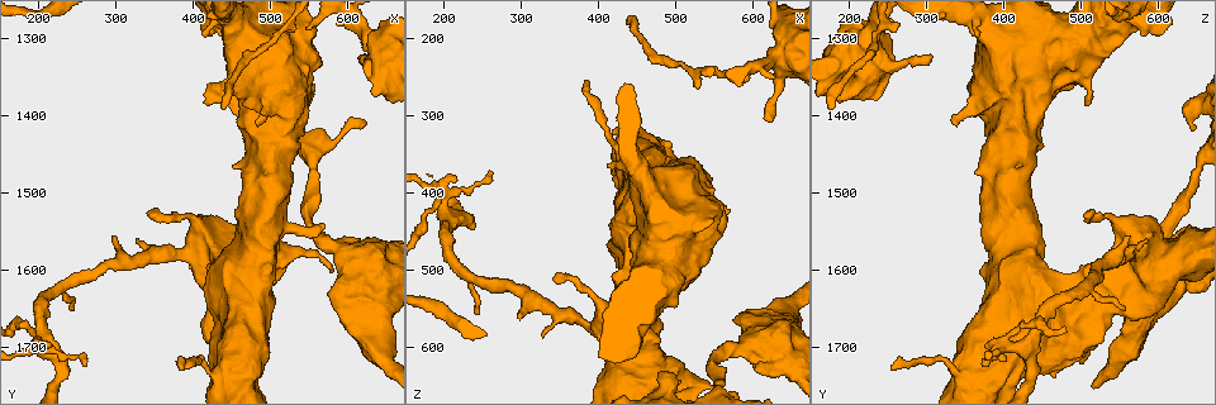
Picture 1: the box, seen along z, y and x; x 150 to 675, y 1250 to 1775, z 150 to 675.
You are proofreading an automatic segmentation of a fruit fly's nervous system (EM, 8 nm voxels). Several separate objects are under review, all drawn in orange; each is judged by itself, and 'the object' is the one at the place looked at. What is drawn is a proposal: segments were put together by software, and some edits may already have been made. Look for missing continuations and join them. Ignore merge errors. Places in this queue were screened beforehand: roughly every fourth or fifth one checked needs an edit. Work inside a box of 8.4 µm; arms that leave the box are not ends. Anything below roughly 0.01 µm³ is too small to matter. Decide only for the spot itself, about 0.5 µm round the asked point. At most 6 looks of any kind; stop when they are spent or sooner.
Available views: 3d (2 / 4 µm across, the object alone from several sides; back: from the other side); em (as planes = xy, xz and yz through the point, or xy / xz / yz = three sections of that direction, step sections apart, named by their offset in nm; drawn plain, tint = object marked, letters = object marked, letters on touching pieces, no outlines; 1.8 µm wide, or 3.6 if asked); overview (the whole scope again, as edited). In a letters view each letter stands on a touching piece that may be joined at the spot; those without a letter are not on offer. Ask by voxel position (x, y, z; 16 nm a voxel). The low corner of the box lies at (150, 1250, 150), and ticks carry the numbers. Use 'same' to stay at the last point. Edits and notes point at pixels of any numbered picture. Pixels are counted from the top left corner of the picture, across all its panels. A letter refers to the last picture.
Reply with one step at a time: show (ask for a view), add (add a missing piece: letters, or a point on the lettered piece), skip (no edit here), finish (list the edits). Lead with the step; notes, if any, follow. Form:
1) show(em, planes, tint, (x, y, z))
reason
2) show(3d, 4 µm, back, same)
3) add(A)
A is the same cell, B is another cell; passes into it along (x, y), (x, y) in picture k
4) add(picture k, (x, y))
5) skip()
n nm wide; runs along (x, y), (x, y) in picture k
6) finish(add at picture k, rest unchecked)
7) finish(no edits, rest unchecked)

show(3d, 2 µm, back, (550, 1290, 240))

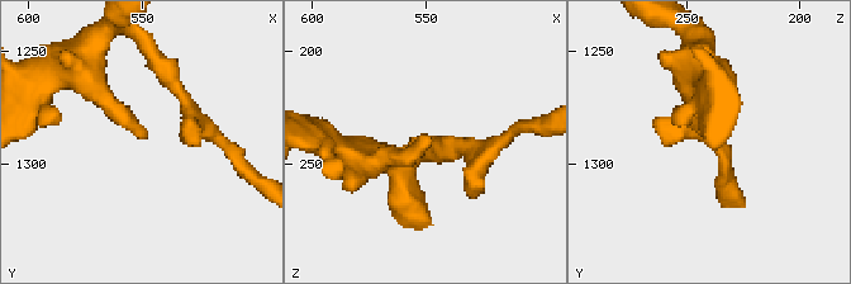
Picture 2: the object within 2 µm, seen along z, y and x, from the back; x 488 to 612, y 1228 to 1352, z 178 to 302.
show(em, yz, step 4, tint, (547, 1288, 238))
need the tissue

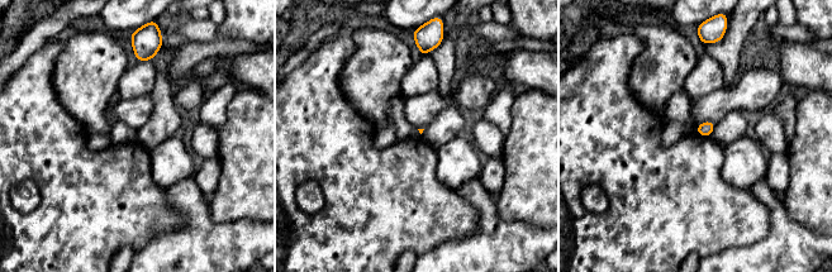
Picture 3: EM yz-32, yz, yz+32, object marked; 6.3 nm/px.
show(em, planes, letters, same)
another direction

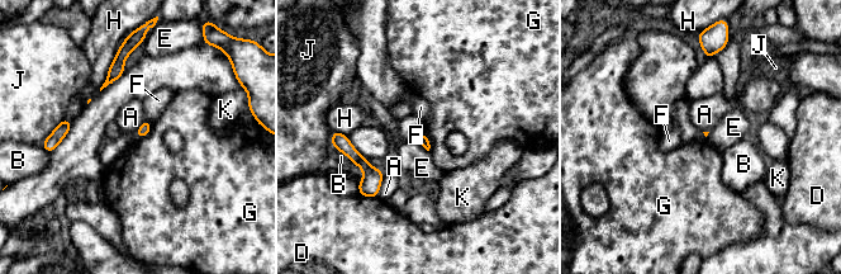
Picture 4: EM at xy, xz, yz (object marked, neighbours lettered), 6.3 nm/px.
skip()
A, B, D, E, F, G, H, J and K are other cells; border along (152, 123), (148, 132), (137, 138) in picture 4; no lettered piece goes on from it

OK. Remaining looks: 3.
show(em, 3.6 µm, planes, letters, (490, 1390, 645))
sharp bend

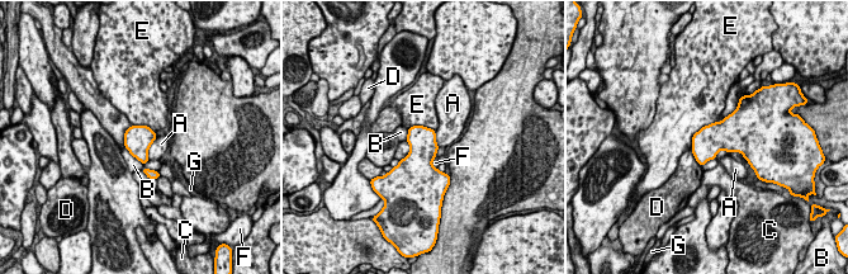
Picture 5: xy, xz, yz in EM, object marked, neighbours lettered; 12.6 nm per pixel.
skip()
A, B, C, D, E, F and G are other cells; border along (157, 136), (148, 149), (148, 160) in picture 5; no lettered piece goes on from it

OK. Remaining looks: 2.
show(em, 3.6 µm, xz, step 16, letters, (570, 1540, 425))
branch stops here

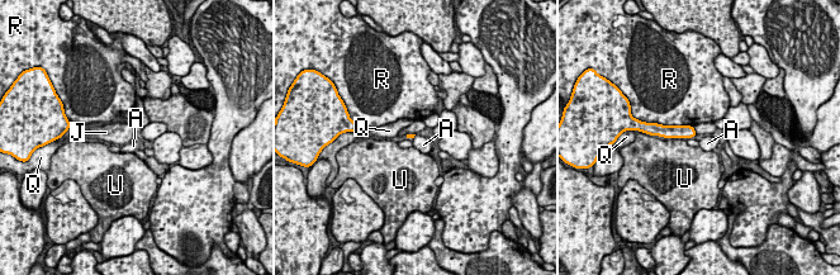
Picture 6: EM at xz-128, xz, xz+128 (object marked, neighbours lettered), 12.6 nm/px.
show(em, 3.6 µm, planes, letters, same)

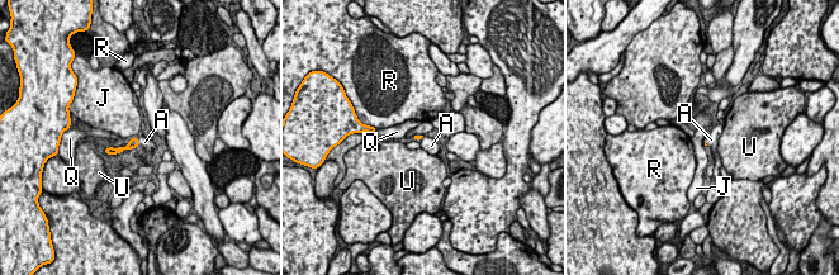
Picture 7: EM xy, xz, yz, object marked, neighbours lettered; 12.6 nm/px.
add(A)
A is the same cell, J, Q, R and U are other cells; passes into it along (133, 142), (137, 142), (145, 142) in picture 7; it goes on there

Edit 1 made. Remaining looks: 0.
finish(add at picture 7, rest unchecked)

